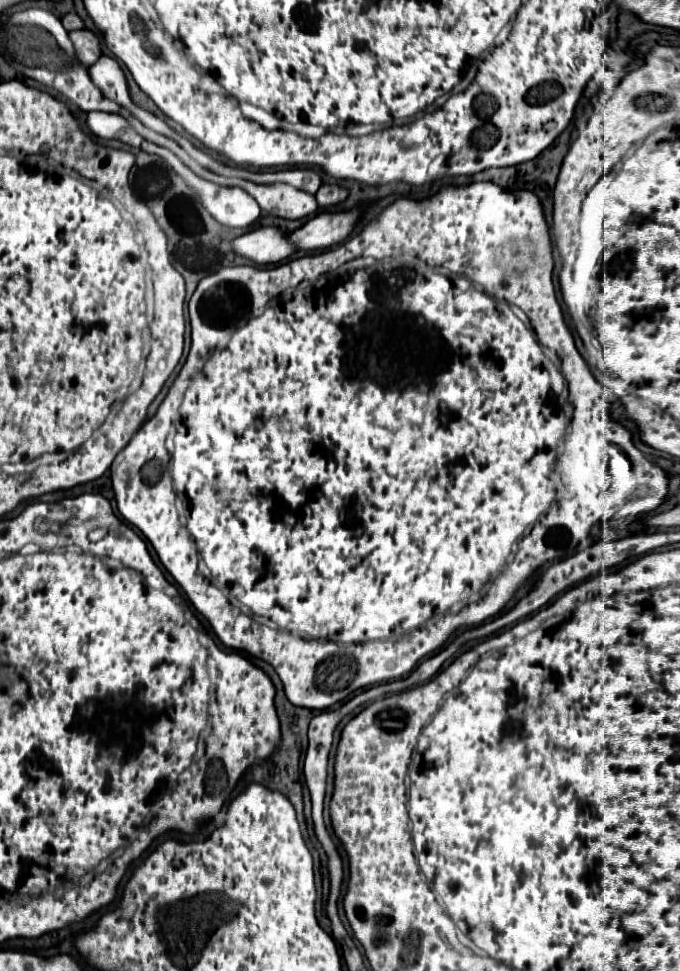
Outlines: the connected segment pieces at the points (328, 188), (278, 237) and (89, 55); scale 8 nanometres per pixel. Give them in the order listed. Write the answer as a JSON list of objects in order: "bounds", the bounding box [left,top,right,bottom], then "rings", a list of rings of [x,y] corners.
[{"bounds":[316,185,348,207],"rings":[[[322,185],[316,193],[316,201],[320,207],[332,207],[348,197],[348,189],[340,185]]]},{"bounds":[232,227,296,265],"rings":[[[258,227],[234,239],[232,249],[258,265],[280,263],[296,253],[296,249],[290,249],[290,241],[286,241],[286,237],[288,233],[278,227]]]},{"bounds":[70,29,102,65],"rings":[[[82,29],[82,31],[70,31],[70,39],[76,47],[76,55],[78,59],[84,63],[84,65],[94,65],[98,61],[98,57],[102,55],[102,49],[100,49],[100,39],[88,31],[88,29]]]}]

